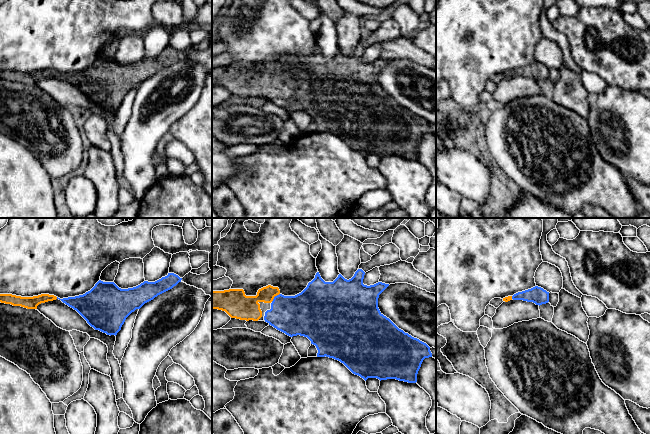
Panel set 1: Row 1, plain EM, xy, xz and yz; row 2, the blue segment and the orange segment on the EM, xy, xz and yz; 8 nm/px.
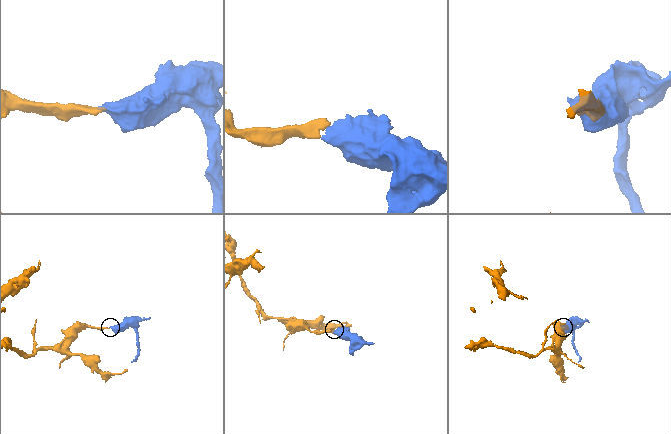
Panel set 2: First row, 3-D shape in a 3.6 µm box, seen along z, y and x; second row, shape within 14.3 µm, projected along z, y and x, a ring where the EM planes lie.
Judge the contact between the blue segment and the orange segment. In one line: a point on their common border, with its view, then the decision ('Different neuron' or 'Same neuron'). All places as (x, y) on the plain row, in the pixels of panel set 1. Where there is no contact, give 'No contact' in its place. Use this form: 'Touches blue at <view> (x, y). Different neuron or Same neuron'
Touches blue at xz (274, 73). Same neuron

